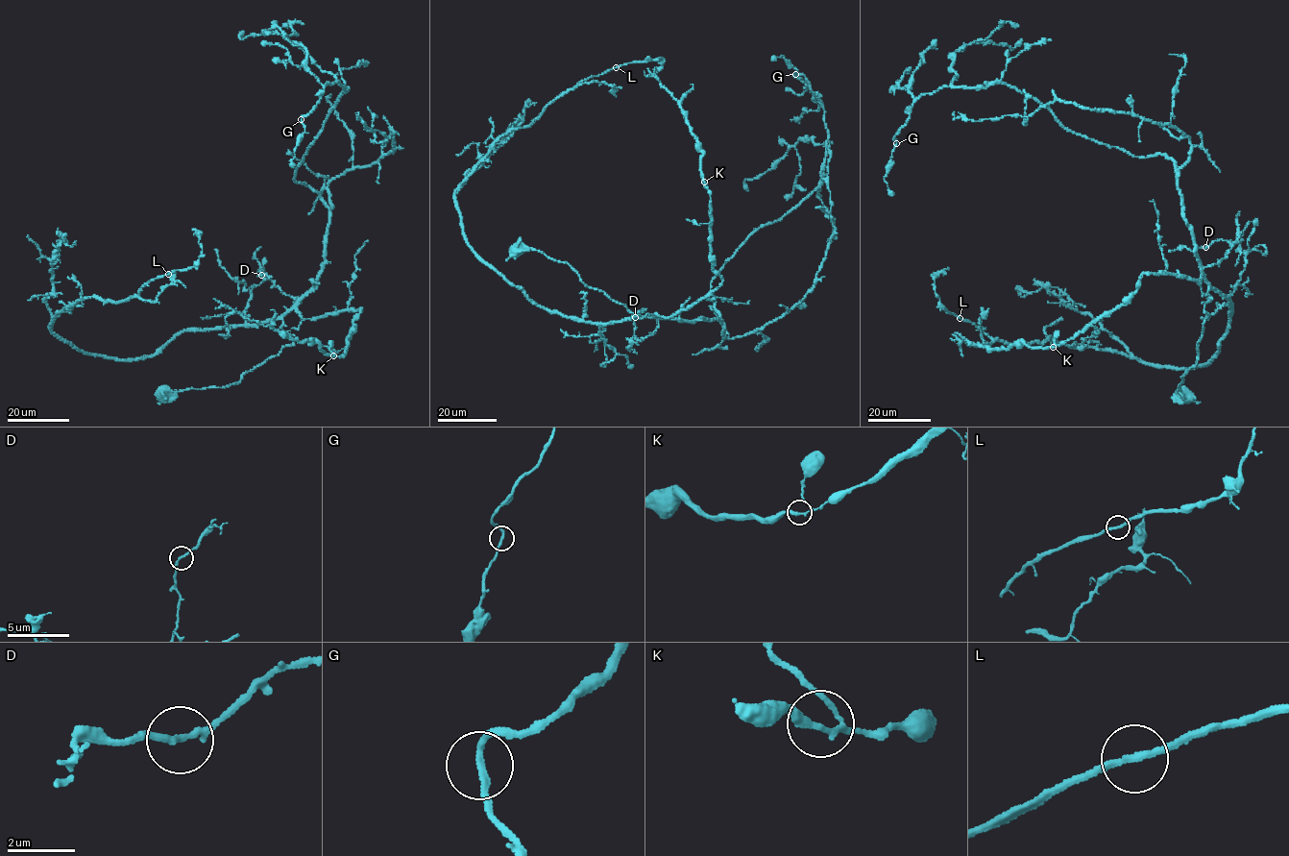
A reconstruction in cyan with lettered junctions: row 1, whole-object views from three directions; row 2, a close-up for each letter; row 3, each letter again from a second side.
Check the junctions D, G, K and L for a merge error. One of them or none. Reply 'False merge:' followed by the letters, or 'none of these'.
False merge: none of these

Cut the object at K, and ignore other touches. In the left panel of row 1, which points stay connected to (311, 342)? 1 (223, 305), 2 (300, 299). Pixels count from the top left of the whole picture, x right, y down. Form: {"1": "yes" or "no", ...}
{"1": "yes", "2": "no"}

